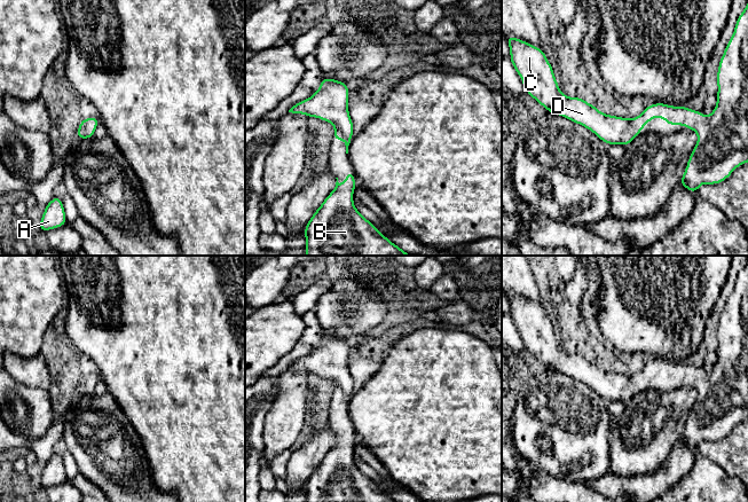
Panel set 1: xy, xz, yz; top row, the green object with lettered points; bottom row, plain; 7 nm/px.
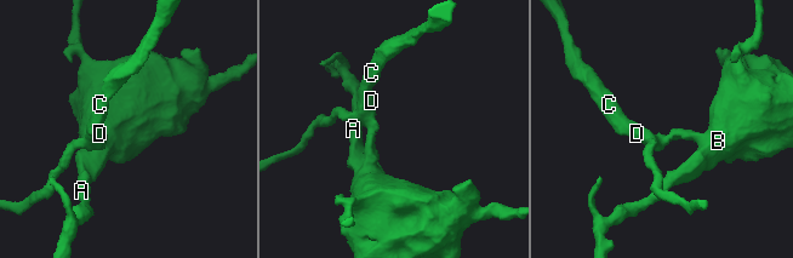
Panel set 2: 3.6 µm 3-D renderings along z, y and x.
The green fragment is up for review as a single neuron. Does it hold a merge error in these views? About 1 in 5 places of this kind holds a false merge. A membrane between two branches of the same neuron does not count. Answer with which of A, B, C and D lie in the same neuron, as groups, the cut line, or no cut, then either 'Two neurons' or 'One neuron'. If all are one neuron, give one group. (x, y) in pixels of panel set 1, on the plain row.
Groups: A B C D. No split. One neuron

